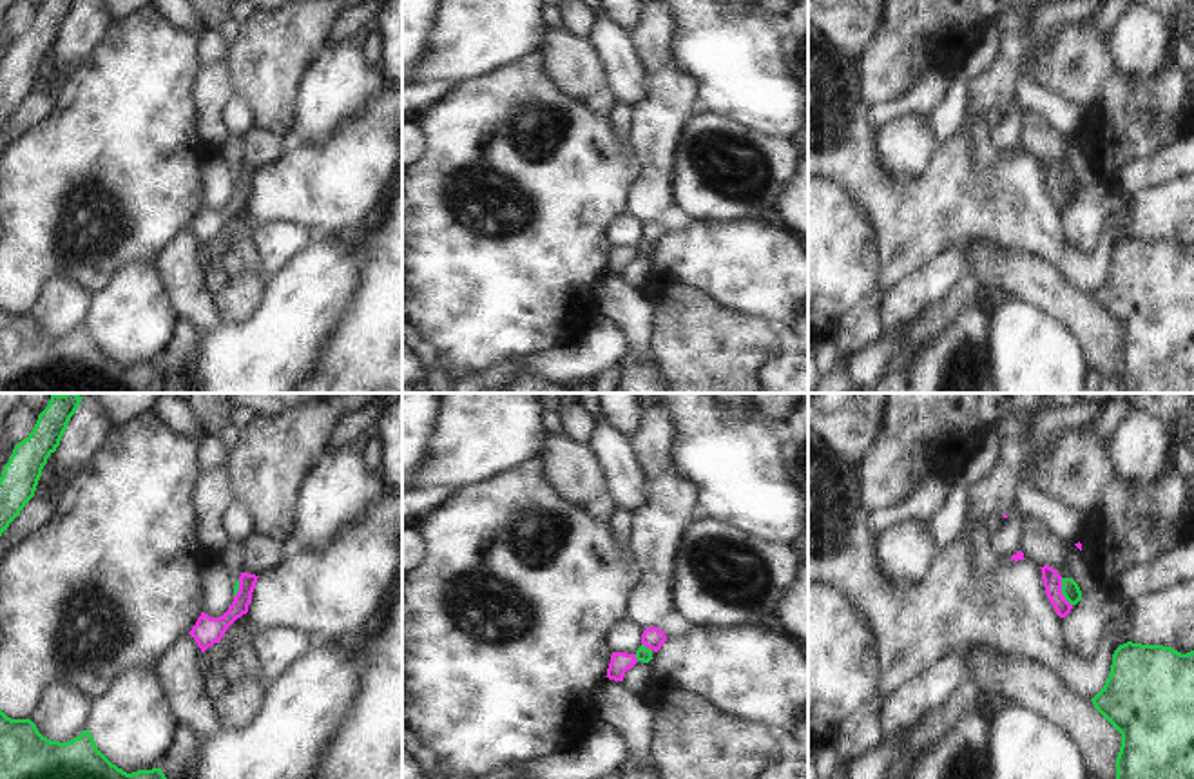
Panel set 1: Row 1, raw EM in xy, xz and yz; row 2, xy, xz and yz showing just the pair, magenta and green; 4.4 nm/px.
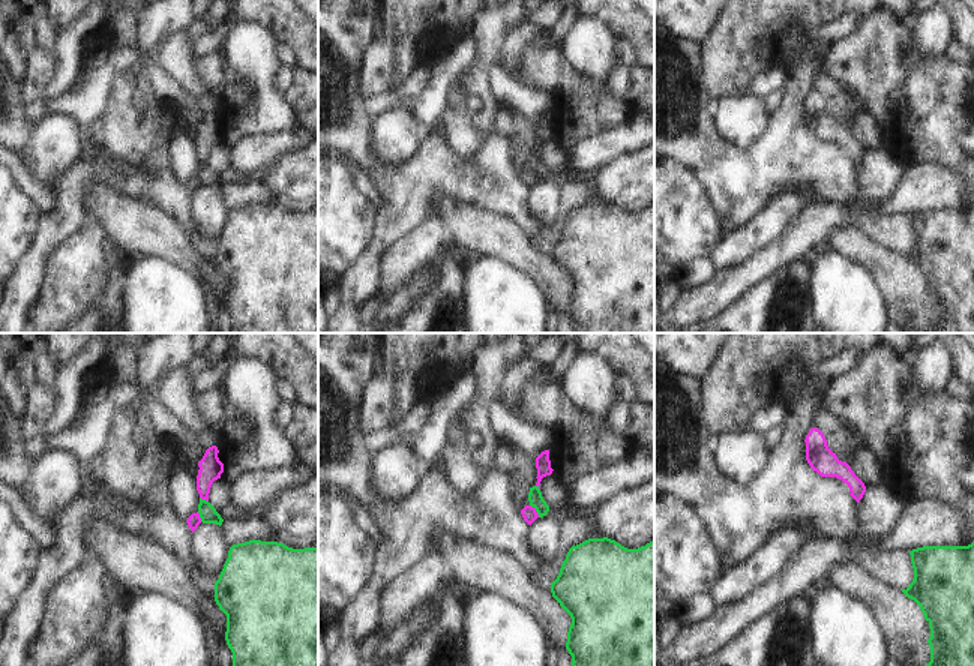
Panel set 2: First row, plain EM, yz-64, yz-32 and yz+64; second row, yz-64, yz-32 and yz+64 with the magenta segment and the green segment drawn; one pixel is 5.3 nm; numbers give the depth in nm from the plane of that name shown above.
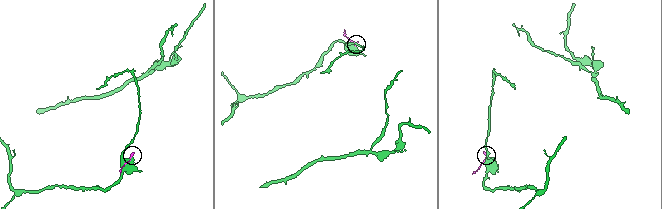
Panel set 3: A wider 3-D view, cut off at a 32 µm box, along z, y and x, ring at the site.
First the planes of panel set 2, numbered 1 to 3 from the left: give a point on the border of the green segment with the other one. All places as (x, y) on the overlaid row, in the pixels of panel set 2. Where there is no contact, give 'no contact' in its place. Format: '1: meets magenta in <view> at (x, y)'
1: meets magenta in yz-64 at (198, 516)
2: meets magenta in yz-32 at (535, 510)
3: no contact

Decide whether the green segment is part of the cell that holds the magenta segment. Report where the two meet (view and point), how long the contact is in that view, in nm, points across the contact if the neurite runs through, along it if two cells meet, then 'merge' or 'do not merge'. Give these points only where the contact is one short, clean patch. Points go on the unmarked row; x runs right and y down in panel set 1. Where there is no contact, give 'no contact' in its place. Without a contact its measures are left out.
meets magenta in yz at (1060, 187); contact 140 nm long; border along yz (1060, 173), (1060, 187), (1071, 200); do not merge

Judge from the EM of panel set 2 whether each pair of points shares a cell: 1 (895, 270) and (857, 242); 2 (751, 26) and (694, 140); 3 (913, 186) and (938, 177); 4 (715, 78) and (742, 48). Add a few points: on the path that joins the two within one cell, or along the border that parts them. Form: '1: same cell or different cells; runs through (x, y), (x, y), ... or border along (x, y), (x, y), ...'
1: same cell; runs through (886, 267), (866, 251)
2: different cells; border along (700, 66), (700, 83), (713, 101)
3: same cell; runs through (919, 186), (929, 186), (932, 183)
4: same cell; runs through (722, 71), (734, 56)

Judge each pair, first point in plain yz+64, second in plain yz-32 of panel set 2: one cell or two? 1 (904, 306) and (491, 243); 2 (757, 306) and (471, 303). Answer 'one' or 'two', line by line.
1: one
2: two

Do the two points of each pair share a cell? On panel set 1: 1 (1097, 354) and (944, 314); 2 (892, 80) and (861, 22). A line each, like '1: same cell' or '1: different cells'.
1: different cells
2: different cells

